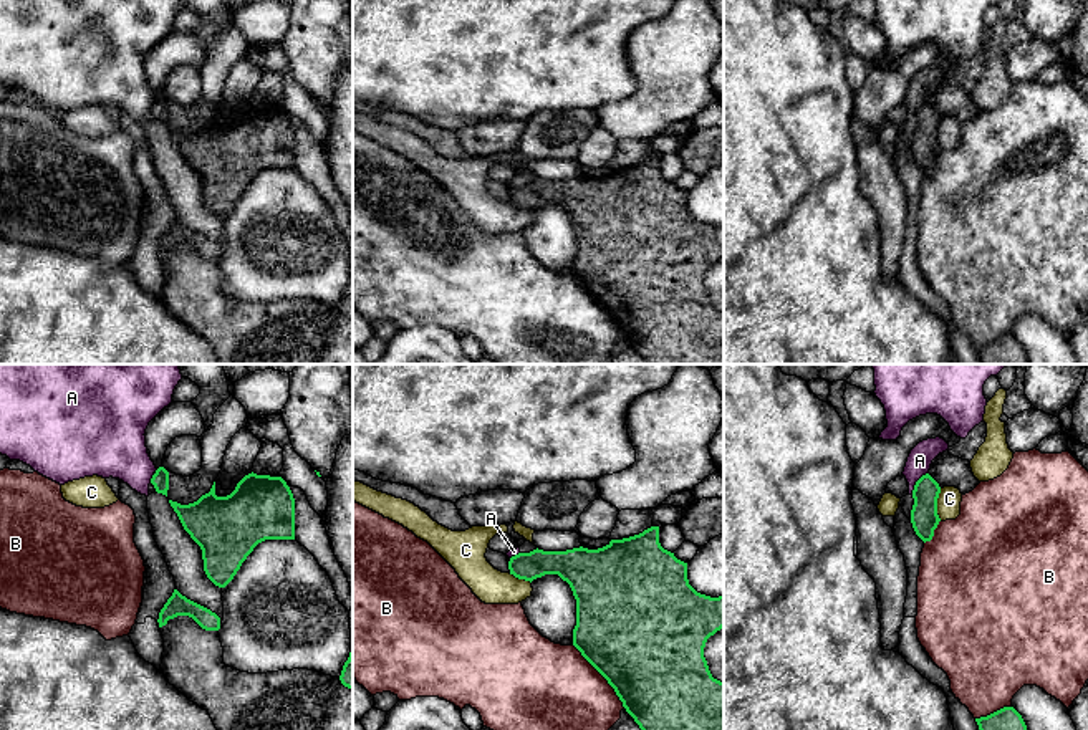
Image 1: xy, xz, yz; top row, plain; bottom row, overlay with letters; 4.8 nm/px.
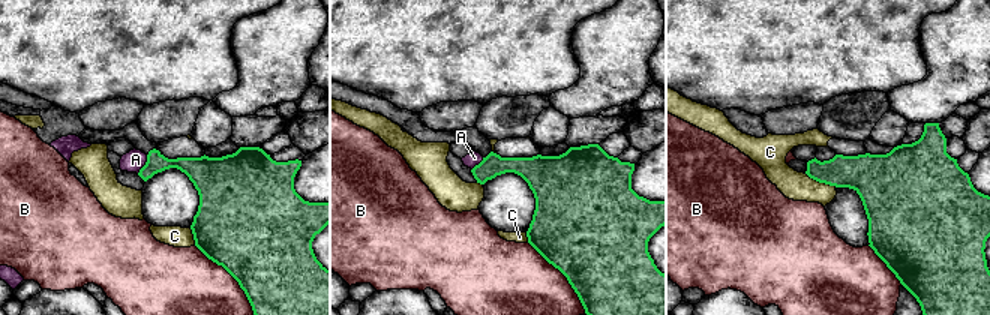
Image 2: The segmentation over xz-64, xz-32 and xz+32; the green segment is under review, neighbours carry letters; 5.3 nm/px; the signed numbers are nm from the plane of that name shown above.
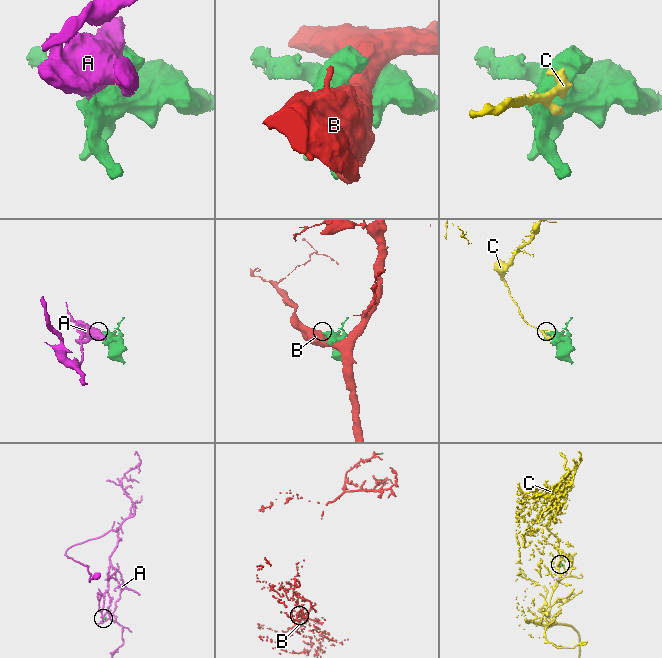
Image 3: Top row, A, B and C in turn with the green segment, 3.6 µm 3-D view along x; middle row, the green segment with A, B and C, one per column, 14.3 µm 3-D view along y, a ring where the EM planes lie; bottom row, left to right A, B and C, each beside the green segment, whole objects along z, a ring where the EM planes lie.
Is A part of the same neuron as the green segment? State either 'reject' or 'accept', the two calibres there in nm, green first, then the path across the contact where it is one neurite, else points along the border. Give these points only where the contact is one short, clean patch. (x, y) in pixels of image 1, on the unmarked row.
reject | 140/120 nm | along yz (928, 101), (916, 111), (911, 123)

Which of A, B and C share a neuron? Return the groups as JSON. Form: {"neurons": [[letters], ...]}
{"neurons": [["A"], ["B"], ["C"]]}

